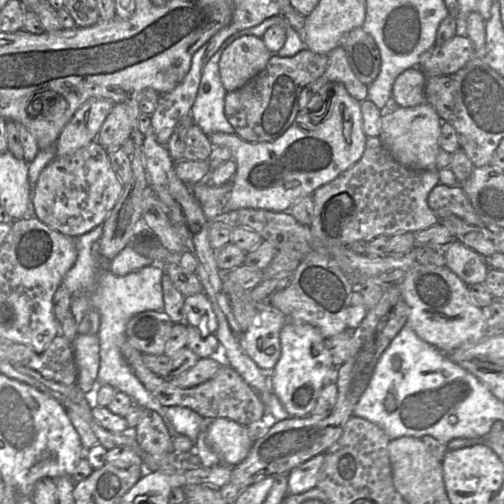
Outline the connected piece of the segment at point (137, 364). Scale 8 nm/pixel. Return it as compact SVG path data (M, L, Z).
M125 339L119 346L122 356L144 387L163 405L189 408L204 419L226 418L247 426L261 419L266 407L257 392L231 366L224 364L214 377L190 388L174 386L169 378L154 374L143 362L143 353Z

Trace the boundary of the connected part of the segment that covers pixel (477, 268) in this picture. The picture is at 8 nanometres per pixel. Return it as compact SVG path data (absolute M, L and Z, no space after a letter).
M458 240L444 248L446 267L455 273L467 286L485 282L489 266L486 258Z

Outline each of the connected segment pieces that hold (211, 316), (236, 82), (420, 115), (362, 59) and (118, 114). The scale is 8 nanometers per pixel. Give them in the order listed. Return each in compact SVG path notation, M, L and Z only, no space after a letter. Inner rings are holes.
M205 292L185 297L185 323L197 327L202 335L216 334L218 321Z
M245 36L234 41L219 62L225 90L230 93L243 88L266 69L272 55L261 38Z
M424 102L419 106L404 108L382 117L380 140L390 154L403 166L415 170L437 169L436 159L439 153L442 120L436 110Z
M359 27L352 30L341 45L347 52L351 70L357 79L370 86L381 68L380 50L373 37Z
M124 103L115 104L100 129L96 141L108 152L121 148L130 138L132 121L129 116L129 107Z

